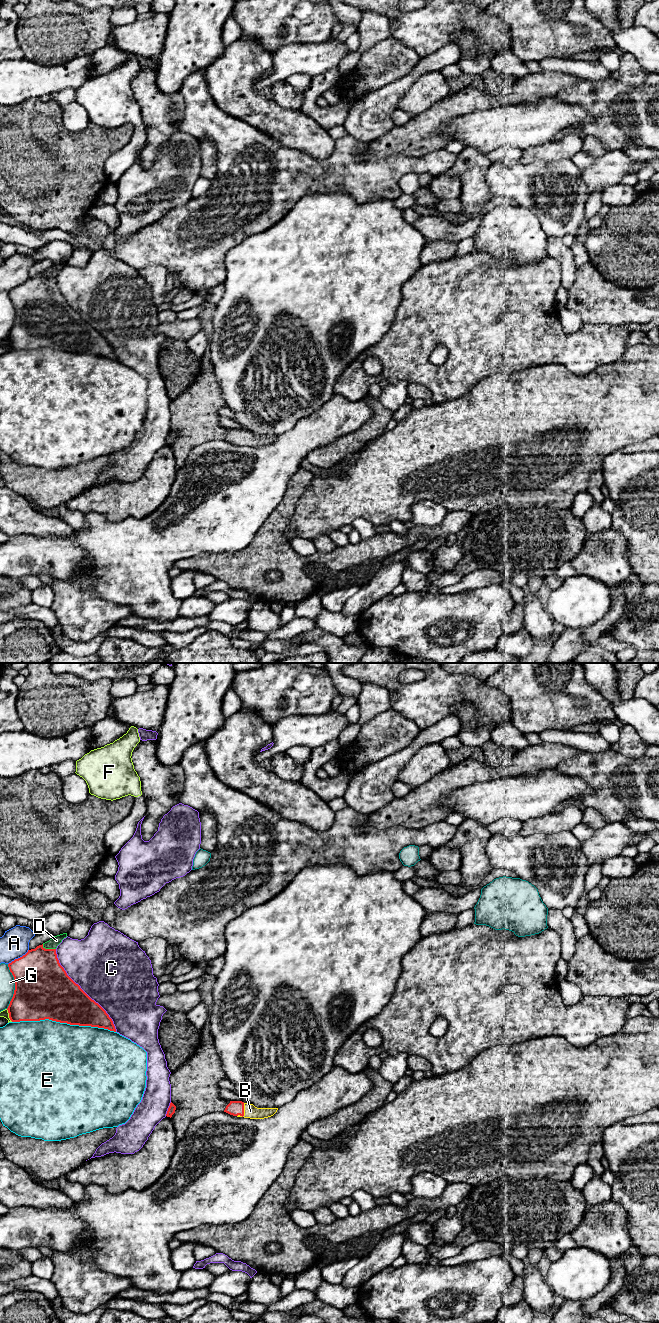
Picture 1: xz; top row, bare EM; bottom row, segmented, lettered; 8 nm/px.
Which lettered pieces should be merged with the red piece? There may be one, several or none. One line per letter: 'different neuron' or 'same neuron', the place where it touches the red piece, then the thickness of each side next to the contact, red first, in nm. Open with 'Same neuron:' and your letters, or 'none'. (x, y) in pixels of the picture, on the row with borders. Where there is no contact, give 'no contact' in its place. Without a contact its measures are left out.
Same neuron: B
A: different neuron; contact xz (18, 958); calibres 400 and 220 nm
B: same neuron; contact xz (243, 1112); calibres 120 and 110 nm
C: different neuron; contact xz (83, 991); calibres 400 and 500 nm
D: different neuron; contact xz (48, 949); calibres 400 and 80 nm
E: different neuron; contact xz (64, 1022); calibres 400 and 480 nm
F: different neuron; contact xz (9, 1015); calibres 360 and 60 nm
G: different neuron; contact xz (15, 986); calibres 460 and 130 nm

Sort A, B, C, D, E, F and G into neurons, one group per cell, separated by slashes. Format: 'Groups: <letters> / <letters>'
Groups: A / B / C / D / E / F / G

